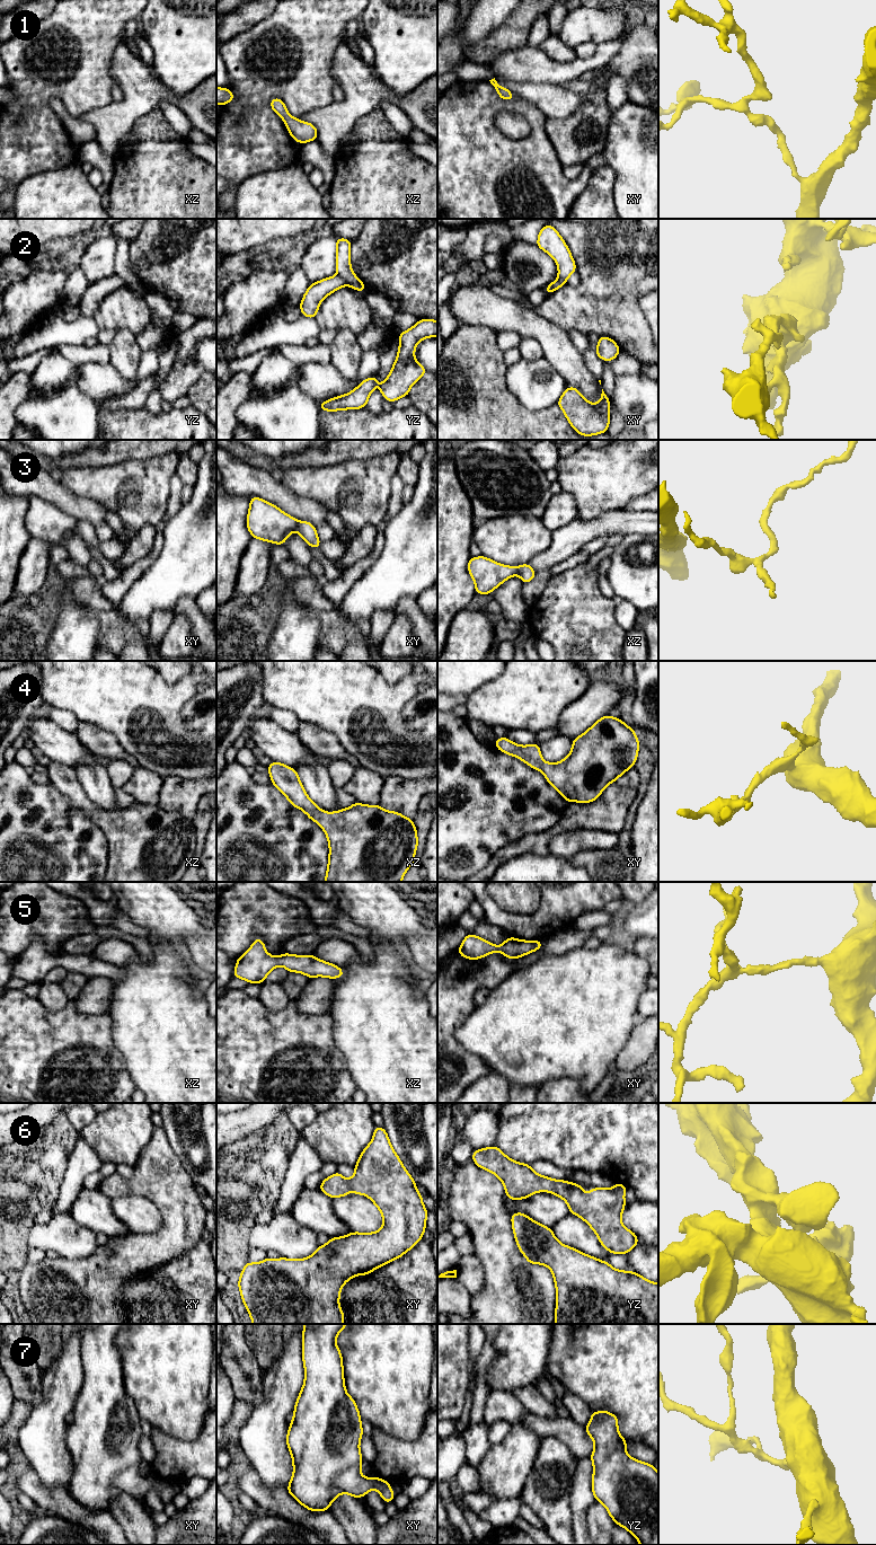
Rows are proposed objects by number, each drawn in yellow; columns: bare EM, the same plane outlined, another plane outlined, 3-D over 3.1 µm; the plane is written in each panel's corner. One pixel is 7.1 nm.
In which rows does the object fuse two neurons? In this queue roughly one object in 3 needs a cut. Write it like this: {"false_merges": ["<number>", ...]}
{"false_merges": ["2", "3"]}

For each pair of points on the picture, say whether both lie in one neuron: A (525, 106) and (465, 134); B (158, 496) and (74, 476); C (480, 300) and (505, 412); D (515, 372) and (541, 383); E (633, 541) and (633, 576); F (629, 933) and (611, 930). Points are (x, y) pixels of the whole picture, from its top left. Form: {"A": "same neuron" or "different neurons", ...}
{"A": "same neuron", "B": "same neuron", "C": "different neurons", "D": "same neuron", "E": "same neuron", "F": "different neurons"}

